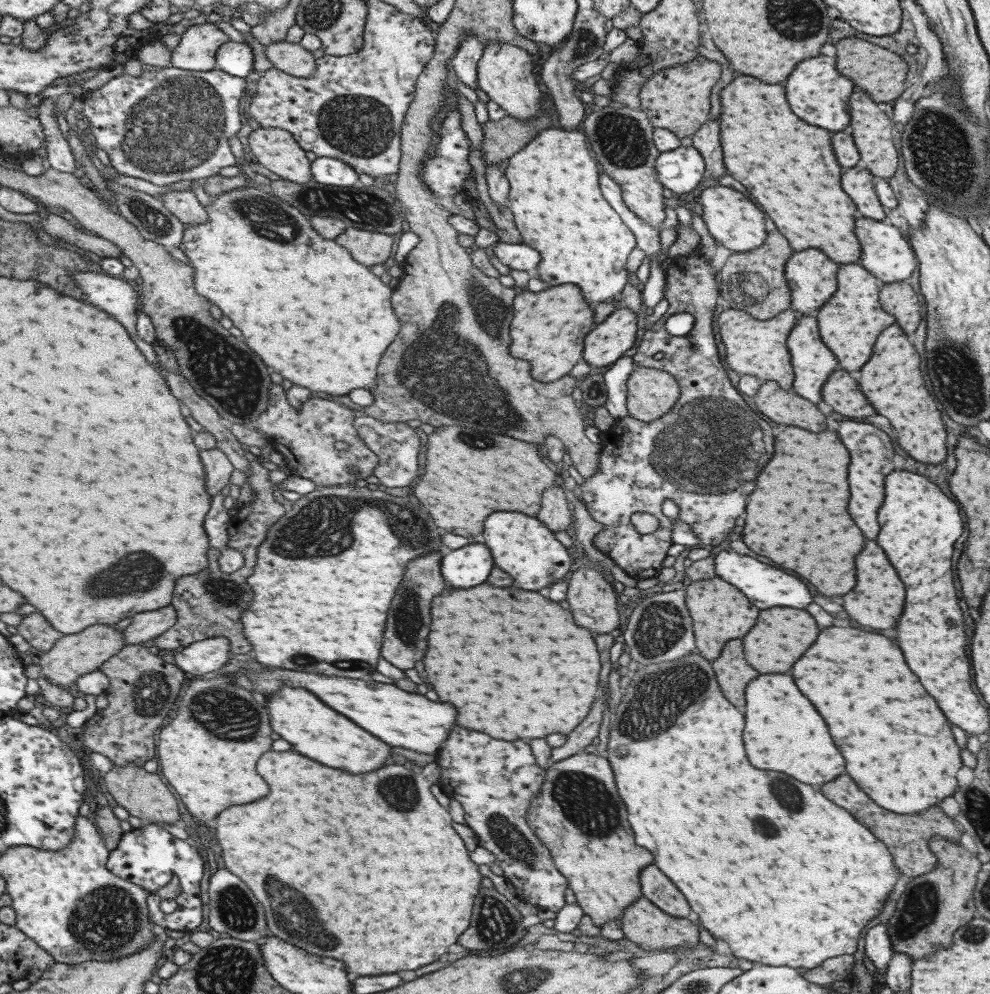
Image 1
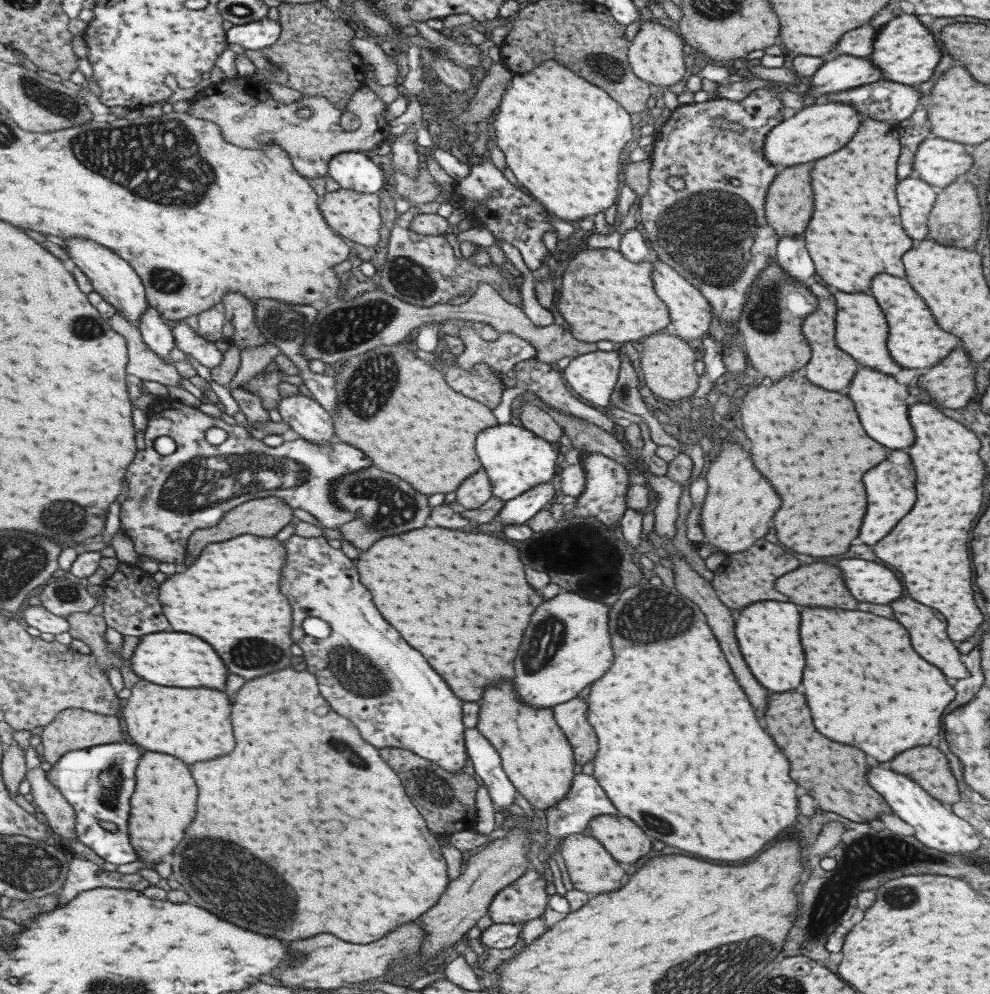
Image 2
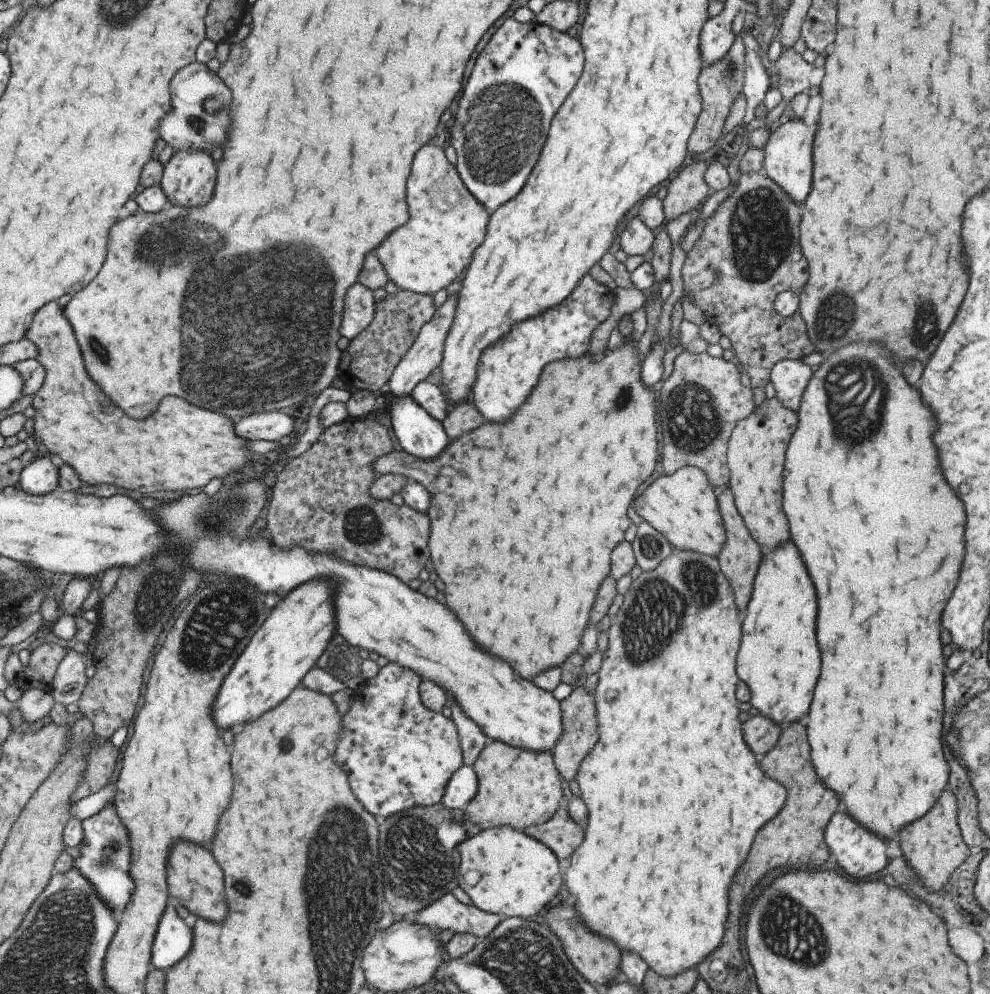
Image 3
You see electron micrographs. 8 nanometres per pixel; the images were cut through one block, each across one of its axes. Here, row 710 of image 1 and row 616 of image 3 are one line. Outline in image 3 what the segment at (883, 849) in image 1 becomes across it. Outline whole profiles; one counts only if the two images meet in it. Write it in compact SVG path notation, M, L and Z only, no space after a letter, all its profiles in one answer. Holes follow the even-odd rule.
M675 549L663 559L653 570L641 571L639 576L631 579L631 584L623 594L623 604L617 610L615 622L609 628L607 649L602 652L601 662L597 670L597 685L592 693L596 716L597 742L585 755L576 770L576 780L581 790L581 800L587 806L587 828L585 838L579 848L571 854L571 866L565 874L563 887L573 896L576 912L581 916L583 924L604 939L624 950L639 952L639 956L647 963L649 969L662 977L672 977L683 972L683 969L695 968L701 959L717 948L723 936L723 924L727 916L727 886L731 882L733 872L743 862L749 852L753 834L771 818L785 802L785 788L779 782L763 776L759 770L753 752L745 746L741 738L741 722L739 708L735 700L735 652L739 646L739 612L735 600L731 596L731 586L727 578L723 578L717 560L713 555ZM639 682L639 698L635 700L635 684Z

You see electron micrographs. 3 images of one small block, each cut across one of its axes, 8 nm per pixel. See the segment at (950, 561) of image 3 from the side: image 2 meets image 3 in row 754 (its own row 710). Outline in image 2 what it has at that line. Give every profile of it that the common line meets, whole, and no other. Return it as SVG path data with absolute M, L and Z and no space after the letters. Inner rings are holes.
M803 608L799 640L805 654L801 678L803 696L811 710L813 726L823 736L839 744L855 746L877 762L885 762L903 750L929 744L939 732L939 718L955 692L935 666L927 664L911 650L907 630L899 622L859 610Z

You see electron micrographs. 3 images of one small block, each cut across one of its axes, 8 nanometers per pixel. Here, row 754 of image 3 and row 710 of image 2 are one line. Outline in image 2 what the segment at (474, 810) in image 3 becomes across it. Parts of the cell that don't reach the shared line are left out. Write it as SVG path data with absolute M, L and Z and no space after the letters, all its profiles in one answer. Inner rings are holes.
M499 680L499 684L487 686L475 727L499 755L509 782L541 815L568 793L575 768L574 756L571 745L554 721L552 709L526 705L513 692L511 680Z

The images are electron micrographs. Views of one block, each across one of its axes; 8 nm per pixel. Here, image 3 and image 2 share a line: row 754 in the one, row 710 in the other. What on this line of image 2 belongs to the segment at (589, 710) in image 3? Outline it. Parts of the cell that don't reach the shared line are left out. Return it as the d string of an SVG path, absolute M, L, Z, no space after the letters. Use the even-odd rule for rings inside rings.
M576 696L551 709L554 721L571 745L574 762L583 765L593 760L598 750L595 734L586 721L586 701Z

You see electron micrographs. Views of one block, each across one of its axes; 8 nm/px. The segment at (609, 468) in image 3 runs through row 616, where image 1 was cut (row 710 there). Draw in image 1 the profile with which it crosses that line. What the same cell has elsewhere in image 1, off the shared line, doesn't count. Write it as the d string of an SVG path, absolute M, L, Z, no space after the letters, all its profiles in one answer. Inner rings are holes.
M483 582L465 590L447 590L431 602L431 632L423 656L427 680L437 692L439 702L455 706L457 724L463 728L475 732L483 730L491 738L507 742L517 738L543 738L553 732L569 734L585 718L595 700L599 674L599 658L593 638L587 630L575 626L571 618L567 610L541 594L513 586L495 588Z

